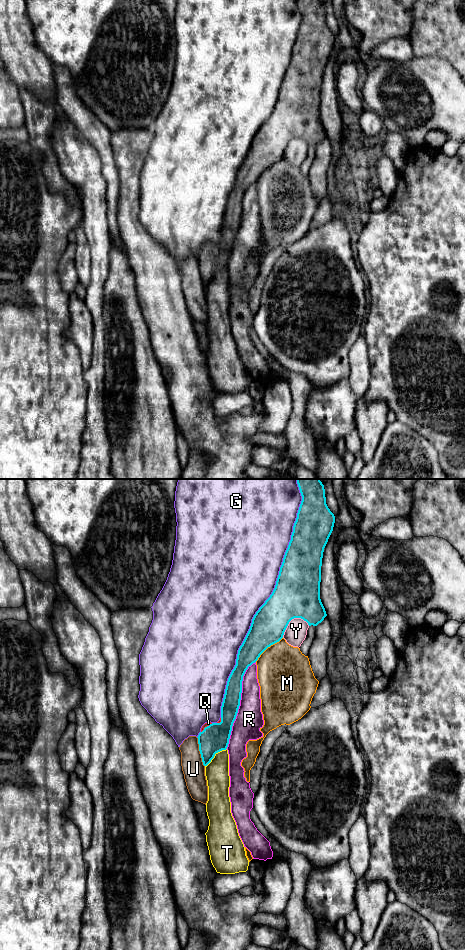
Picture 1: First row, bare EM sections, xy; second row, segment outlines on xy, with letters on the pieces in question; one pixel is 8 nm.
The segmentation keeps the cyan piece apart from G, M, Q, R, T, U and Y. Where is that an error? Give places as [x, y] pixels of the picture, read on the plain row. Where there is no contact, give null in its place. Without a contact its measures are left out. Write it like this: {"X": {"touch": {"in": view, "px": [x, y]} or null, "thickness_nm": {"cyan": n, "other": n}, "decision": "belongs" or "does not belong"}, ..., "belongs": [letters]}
{"G": {"touch": {"in": "xy", "px": [267, 119]}, "thickness_nm": {"cyan": 360, "other": 500}, "decision": "does not belong"}, "M": {"touch": {"in": "xy", "px": [268, 166]}, "thickness_nm": {"cyan": 280, "other": 420}, "decision": "does not belong"}, "Q": {"touch": {"in": "xy", "px": [207, 246]}, "thickness_nm": {"cyan": 220, "other": 30}, "decision": "belongs"}, "R": {"touch": {"in": "xy", "px": [239, 224]}, "thickness_nm": {"cyan": 140, "other": 220}, "decision": "does not belong"}, "T": {"touch": {"in": "xy", "px": [214, 275]}, "thickness_nm": {"cyan": 220, "other": 190}, "decision": "does not belong"}, "U": {"touch": {"in": "xy", "px": [200, 272]}, "thickness_nm": {"cyan": 220, "other": 180}, "decision": "does not belong"}, "Y": {"touch": {"in": "xy", "px": [291, 139]}, "thickness_nm": {"cyan": 360, "other": 170}, "decision": "does not belong"}, "belongs": ["Q"]}

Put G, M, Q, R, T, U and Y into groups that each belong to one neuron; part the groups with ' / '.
G / M / Q / R / T / U / Y

